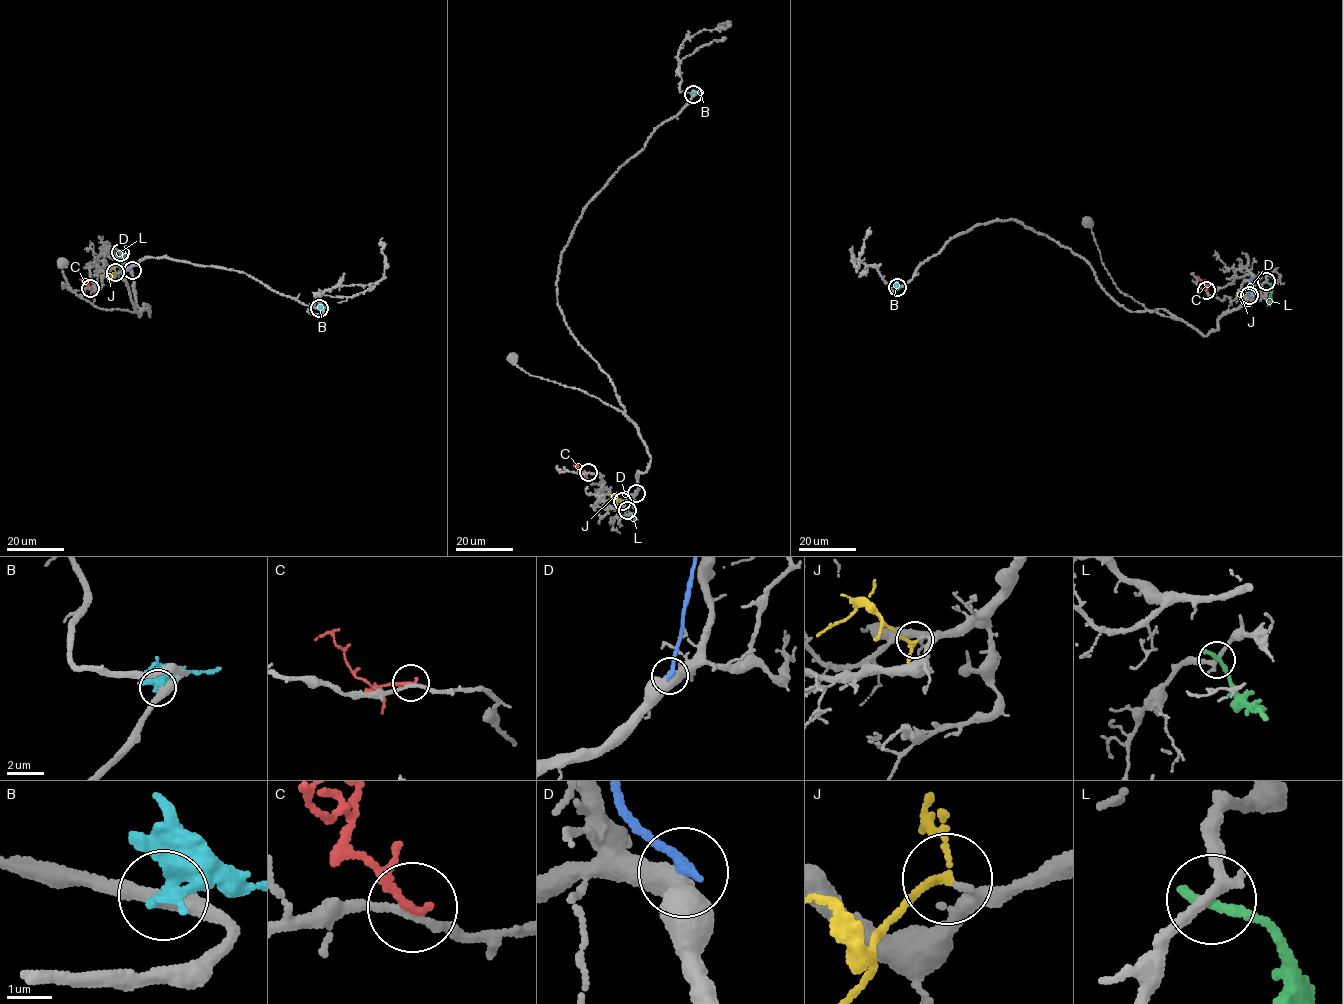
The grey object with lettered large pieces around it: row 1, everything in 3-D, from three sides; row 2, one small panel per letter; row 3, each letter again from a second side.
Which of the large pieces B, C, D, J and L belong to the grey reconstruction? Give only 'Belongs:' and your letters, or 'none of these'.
Belongs: J

